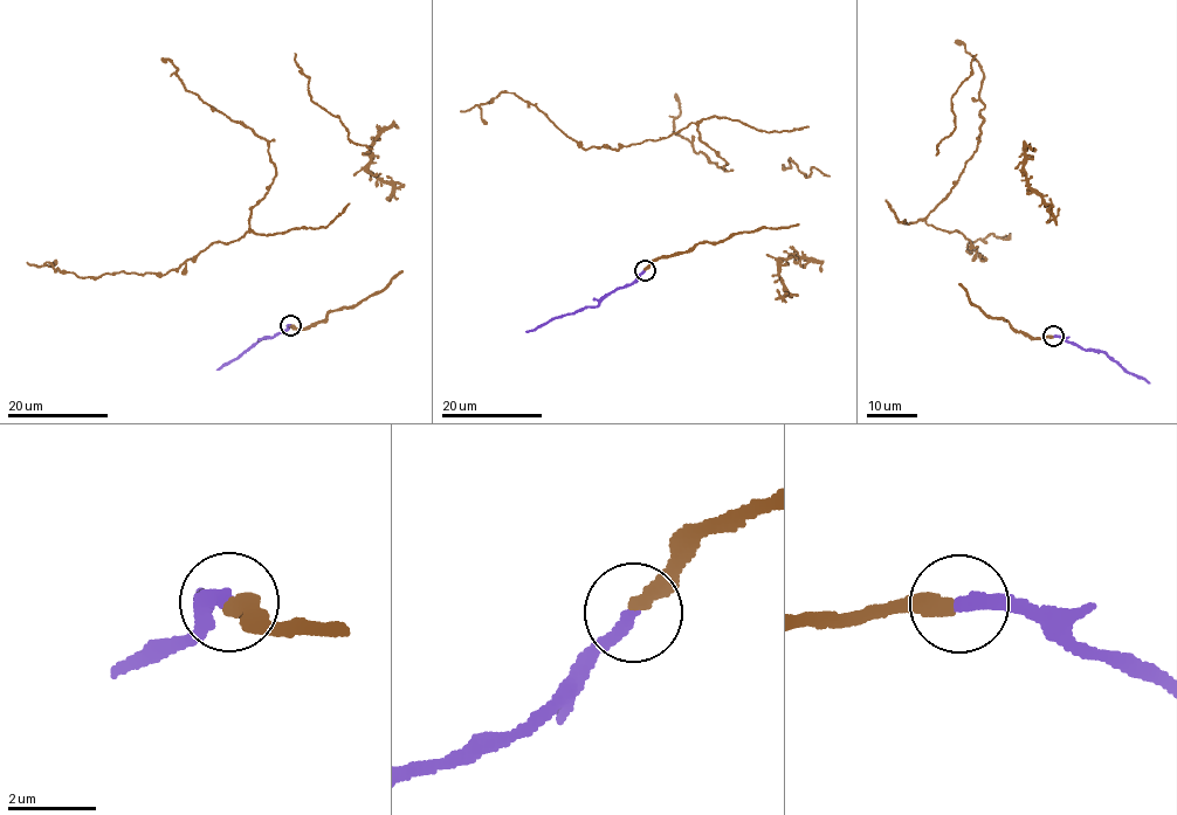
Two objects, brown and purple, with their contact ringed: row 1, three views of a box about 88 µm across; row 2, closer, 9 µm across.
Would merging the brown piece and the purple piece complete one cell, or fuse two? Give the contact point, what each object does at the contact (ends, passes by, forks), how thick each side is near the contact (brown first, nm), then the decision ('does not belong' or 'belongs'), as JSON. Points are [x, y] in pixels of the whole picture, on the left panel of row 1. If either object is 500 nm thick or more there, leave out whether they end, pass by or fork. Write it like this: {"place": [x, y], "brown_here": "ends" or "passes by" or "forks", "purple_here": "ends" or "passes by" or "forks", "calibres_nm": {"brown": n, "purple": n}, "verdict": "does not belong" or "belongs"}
{"place": [290, 325], "brown_here": "ends", "purple_here": "ends", "calibres_nm": {"brown": 360, "purple": 320}, "verdict": "belongs"}

